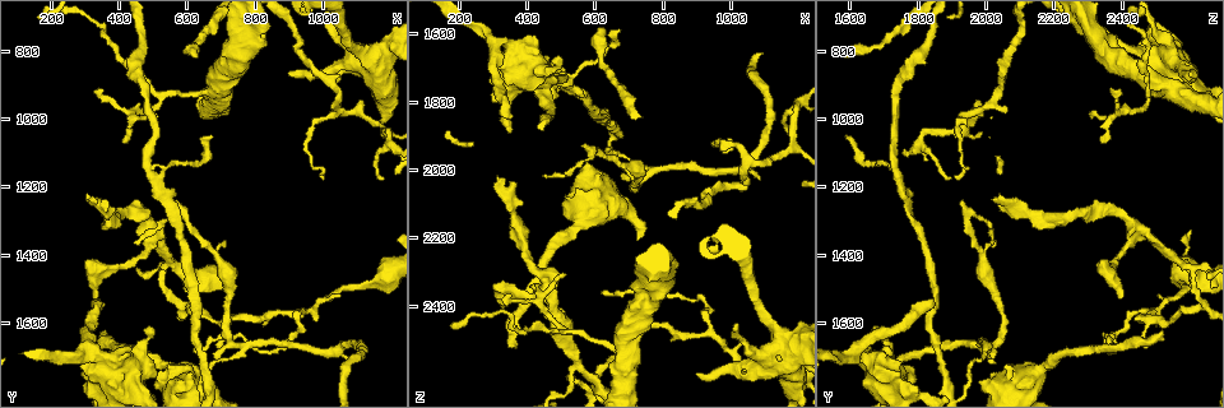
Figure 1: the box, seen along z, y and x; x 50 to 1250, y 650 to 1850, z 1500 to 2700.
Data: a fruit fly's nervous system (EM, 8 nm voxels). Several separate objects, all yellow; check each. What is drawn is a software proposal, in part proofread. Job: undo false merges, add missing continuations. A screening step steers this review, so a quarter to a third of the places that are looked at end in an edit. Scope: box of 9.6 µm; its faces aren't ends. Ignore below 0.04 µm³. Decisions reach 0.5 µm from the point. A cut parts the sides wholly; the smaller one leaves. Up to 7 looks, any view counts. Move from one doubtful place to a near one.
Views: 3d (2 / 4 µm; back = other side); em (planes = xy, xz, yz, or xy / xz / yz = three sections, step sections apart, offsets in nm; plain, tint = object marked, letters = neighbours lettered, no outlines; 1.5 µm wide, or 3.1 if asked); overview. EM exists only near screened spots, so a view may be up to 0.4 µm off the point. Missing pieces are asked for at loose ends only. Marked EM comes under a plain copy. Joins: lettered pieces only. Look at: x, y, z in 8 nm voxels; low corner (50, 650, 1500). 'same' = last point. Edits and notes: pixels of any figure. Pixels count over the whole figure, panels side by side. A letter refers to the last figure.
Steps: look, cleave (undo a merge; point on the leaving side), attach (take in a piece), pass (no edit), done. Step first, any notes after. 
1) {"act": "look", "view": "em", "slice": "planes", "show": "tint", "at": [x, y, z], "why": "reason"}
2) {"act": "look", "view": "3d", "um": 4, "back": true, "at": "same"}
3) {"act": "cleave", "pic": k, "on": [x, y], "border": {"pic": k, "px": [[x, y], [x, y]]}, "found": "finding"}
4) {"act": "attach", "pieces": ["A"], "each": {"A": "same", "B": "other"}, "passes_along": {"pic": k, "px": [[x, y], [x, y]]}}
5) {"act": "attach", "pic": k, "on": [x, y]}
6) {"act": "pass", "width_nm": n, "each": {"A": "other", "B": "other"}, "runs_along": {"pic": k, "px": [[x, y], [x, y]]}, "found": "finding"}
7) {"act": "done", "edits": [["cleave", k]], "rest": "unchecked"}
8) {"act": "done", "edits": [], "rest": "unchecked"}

{"act": "look", "view": "em", "slice": "xy", "step": 4, "show": "tint", "at": [330, 1680, 1630], "why": "three arms meet"}

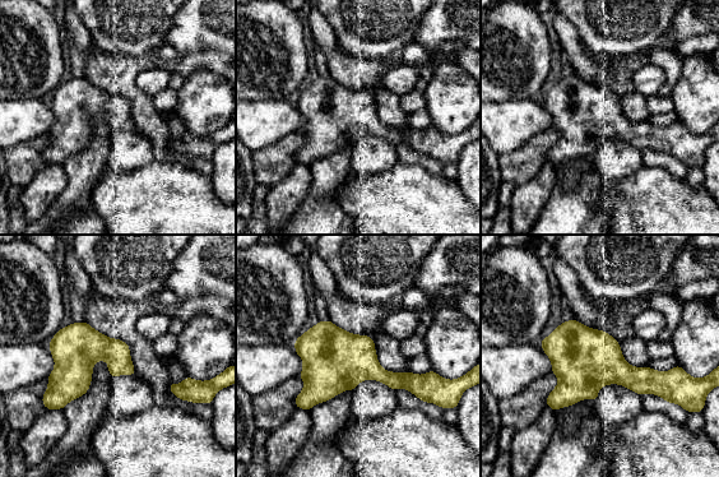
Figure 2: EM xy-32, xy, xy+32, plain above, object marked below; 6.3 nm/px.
{"act": "look", "view": "em", "slice": "planes", "show": "letters", "at": "same", "why": "cut it another way"}

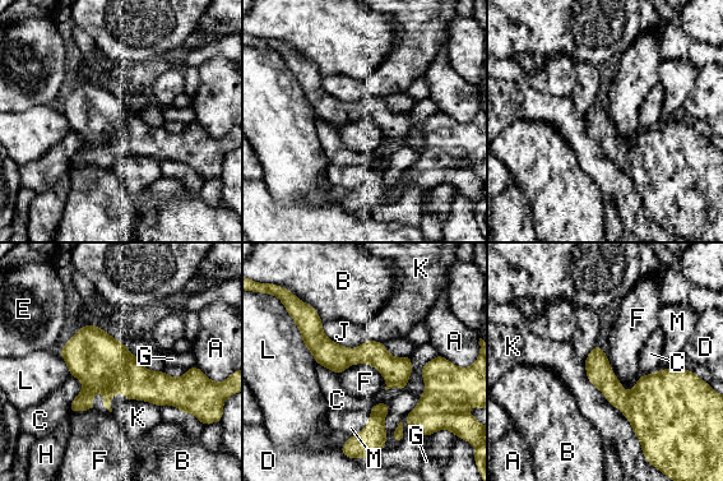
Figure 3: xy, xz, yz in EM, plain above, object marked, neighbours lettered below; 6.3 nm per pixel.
{"act": "pass", "each": {"A": "other", "B": "other", "C": "other", "D": "other", "E": "other", "F": "other", "G": "other", "H": "other", "J": "other", "K": "other", "L": "other", "M": "other"}, "runs_along": {"pic": 3, "px": [[305, 319], [334, 355], [374, 355], [402, 385]]}, "found": "all the same neuron"}

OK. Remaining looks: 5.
{"act": "look", "view": "em", "slice": "xz", "step": 8, "show": "letters", "at": [770, 1670, 2000], "why": "abrupt turn"}

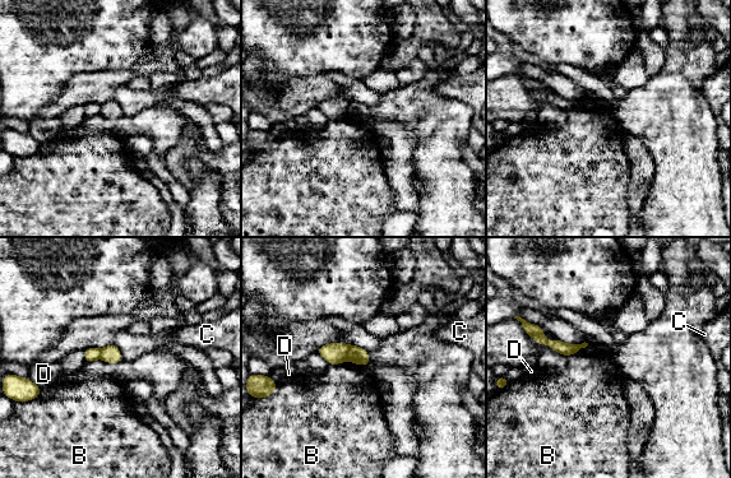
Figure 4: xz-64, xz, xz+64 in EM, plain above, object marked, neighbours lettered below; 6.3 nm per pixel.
{"act": "look", "view": "em", "slice": "planes", "show": "letters", "at": "same", "why": "cut it another way"}

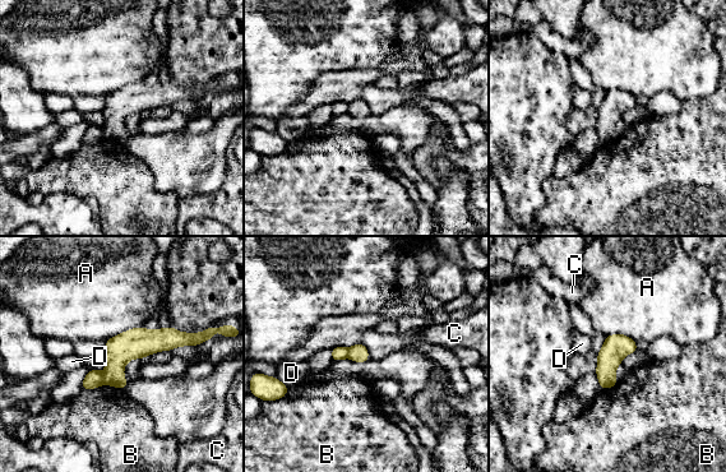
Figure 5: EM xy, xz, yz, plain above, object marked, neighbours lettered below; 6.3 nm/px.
{"act": "cleave", "pic": 5, "on": [121, 348], "each": {"A": "other", "B": "other", "C": "other", "D": "other"}, "found": "two neurons meet here"}

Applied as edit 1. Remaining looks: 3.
{"act": "look", "view": "overview"}

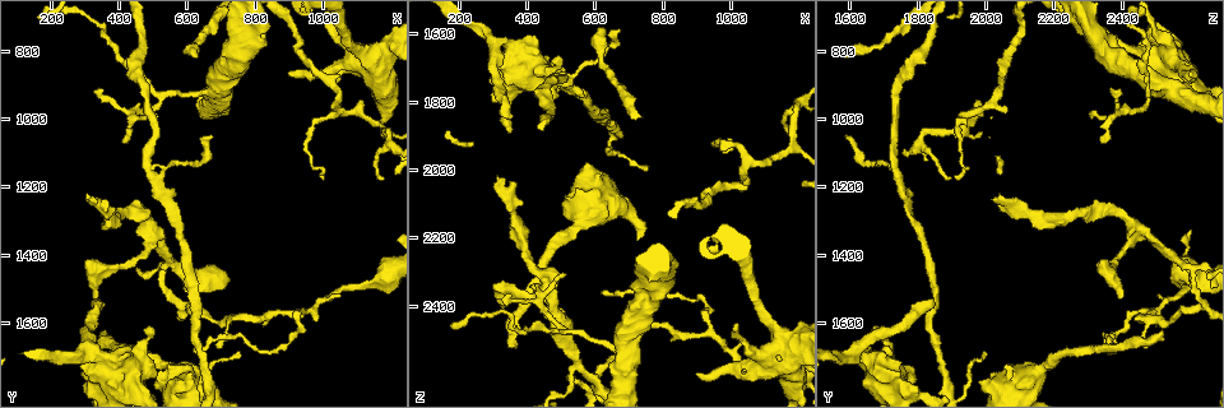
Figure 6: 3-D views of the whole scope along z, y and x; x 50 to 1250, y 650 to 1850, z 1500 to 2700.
{"act": "look", "view": "em", "slice": "planes", "show": "letters", "at": [570, 1430, 2590], "why": "sharp bend"}

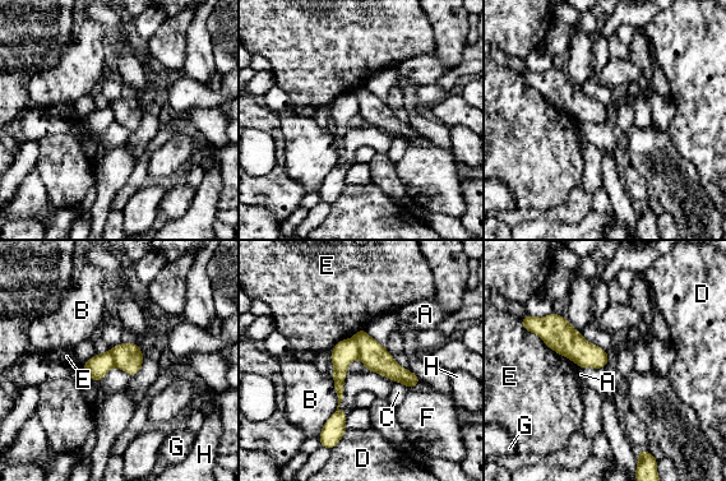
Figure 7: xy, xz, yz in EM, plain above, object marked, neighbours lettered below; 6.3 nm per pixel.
{"act": "cleave", "pic": 7, "on": [375, 357], "each": {"A": "other", "B": "other", "C": "other", "D": "other", "E": "other", "F": "other", "G": "other", "H": "other"}, "part_leaving": {"pic": 7, "px": [[357, 336], [392, 370], [415, 380]]}, "found": "two neurons meet here"}

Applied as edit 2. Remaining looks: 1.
{"act": "done", "edits": [["cleave", 5], ["cleave", 7]], "rest": "unchecked"}

